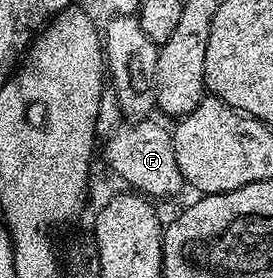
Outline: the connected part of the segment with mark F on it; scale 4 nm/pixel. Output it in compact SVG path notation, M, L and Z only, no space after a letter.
M146 117L136 121L126 122L117 128L112 136L104 140L105 163L121 179L126 179L130 183L134 192L140 193L150 200L169 199L172 195L177 195L181 187L186 186L185 178L181 176L179 165L175 161L175 145L173 144L172 130L161 123L156 123L156 118Z

